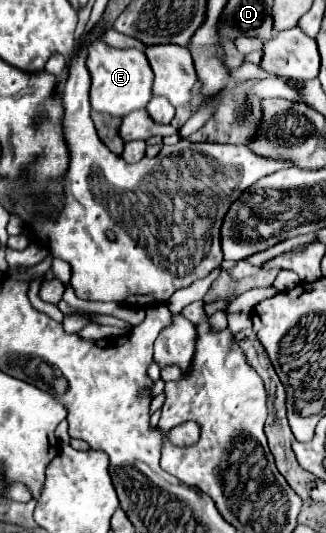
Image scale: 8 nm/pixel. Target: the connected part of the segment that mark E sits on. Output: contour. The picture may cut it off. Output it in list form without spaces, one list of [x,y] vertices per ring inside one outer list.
[[[96,38],[88,48],[86,68],[90,72],[90,104],[92,104],[92,110],[96,112],[124,118],[134,110],[146,108],[146,104],[152,98],[150,88],[152,88],[154,74],[144,52],[140,50],[134,50],[134,48],[118,50],[108,46],[104,40]]]

